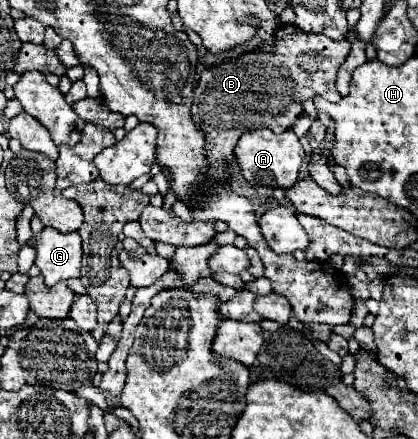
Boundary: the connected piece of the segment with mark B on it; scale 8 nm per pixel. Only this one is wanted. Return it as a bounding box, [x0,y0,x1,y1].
[191,25,351,183]

